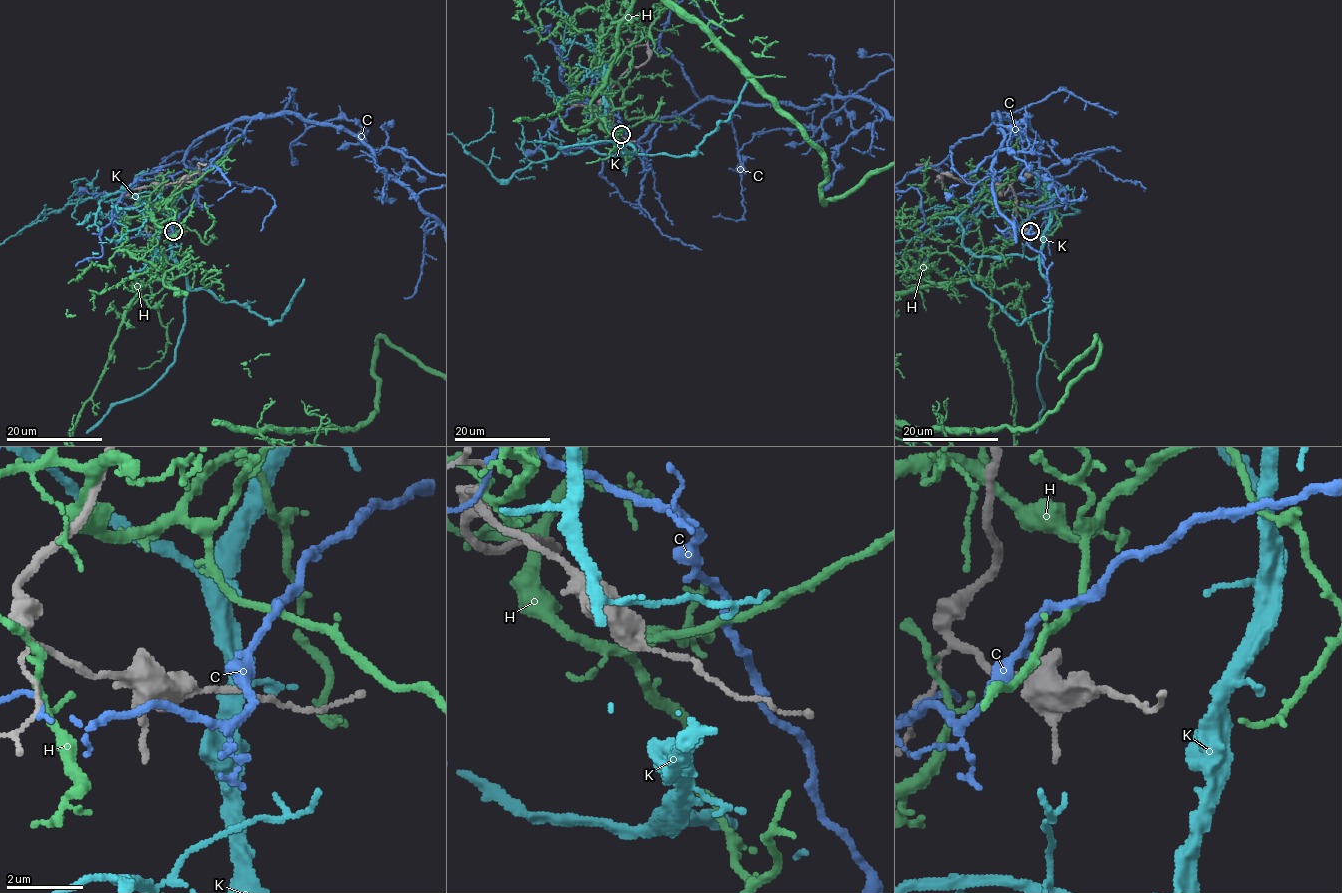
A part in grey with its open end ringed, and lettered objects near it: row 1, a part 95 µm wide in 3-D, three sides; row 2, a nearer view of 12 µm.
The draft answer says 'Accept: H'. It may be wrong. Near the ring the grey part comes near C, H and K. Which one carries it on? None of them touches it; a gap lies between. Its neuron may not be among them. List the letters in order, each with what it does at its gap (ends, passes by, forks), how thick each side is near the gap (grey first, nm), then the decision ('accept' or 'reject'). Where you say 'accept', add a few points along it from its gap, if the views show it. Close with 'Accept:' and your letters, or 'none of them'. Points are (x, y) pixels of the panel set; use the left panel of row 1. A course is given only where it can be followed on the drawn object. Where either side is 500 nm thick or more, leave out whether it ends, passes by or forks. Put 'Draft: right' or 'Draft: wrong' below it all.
C: it passes by; 130 nm thick on the grey side, 220 nm on the other; reject
H: it passes by; 130 nm thick on the grey side, 200 nm on the other; reject
K: it passes by; 130 nm thick on the grey side, 440 nm on the other; reject
Accept: none of them
Draft: wrong

